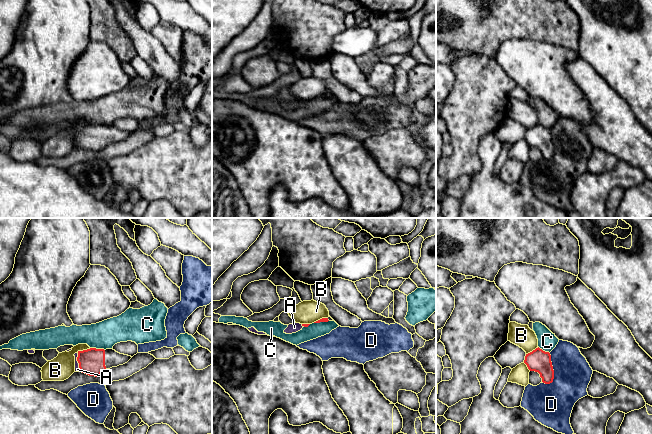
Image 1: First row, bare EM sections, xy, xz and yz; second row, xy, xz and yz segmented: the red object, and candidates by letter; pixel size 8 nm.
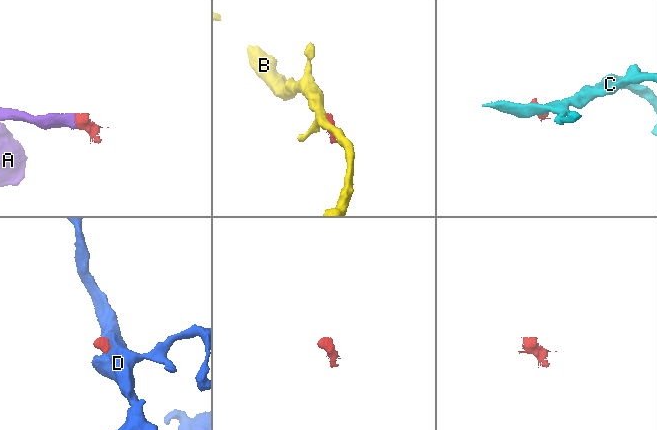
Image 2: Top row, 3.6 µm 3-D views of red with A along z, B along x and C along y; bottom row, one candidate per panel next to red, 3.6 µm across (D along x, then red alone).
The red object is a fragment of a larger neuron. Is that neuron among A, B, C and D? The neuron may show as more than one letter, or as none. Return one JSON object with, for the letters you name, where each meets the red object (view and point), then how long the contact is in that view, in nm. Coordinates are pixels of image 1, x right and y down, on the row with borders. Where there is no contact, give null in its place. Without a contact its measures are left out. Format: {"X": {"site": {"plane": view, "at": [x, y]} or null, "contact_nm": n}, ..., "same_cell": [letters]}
{"A": {"site": {"plane": "xy", "at": [78, 362]}, "contact_nm": 150}, "same_cell": ["A"]}

